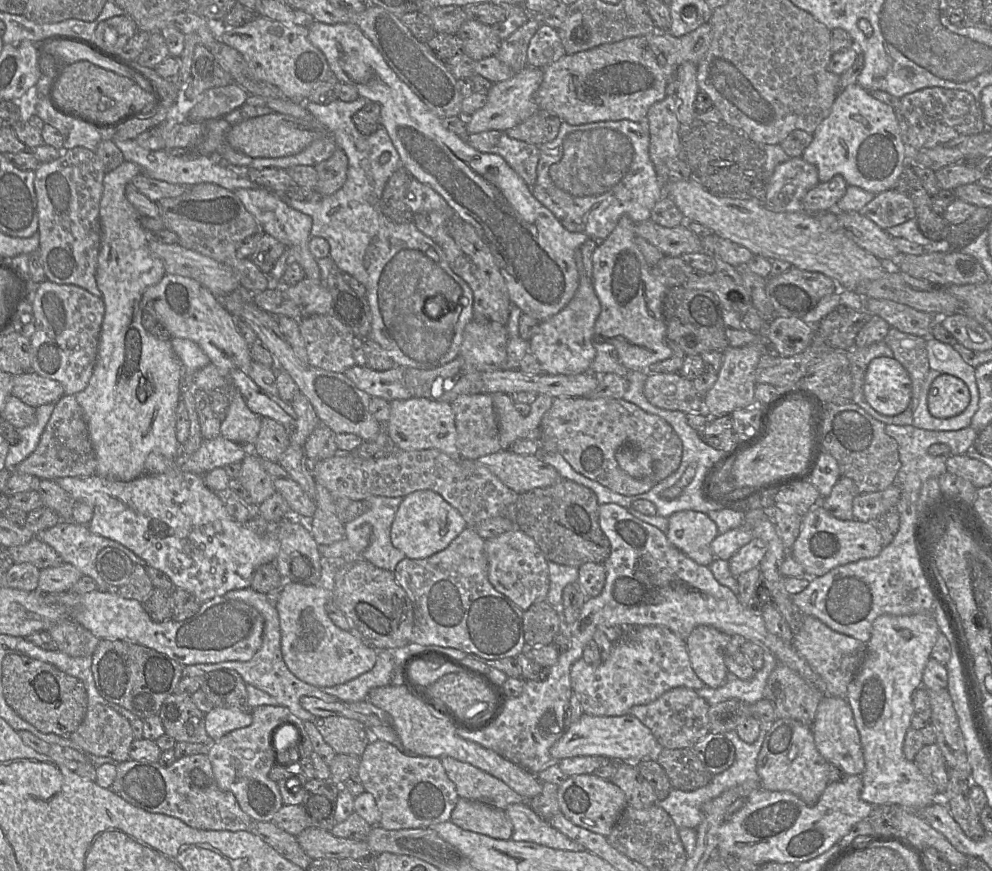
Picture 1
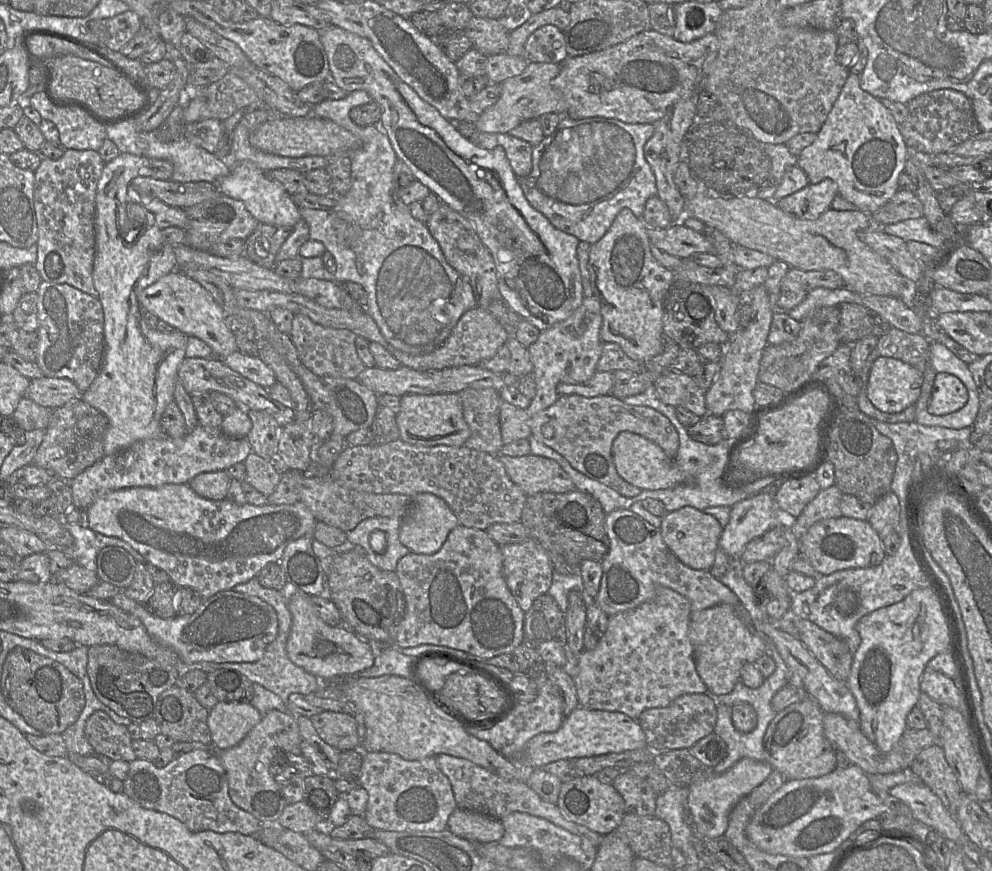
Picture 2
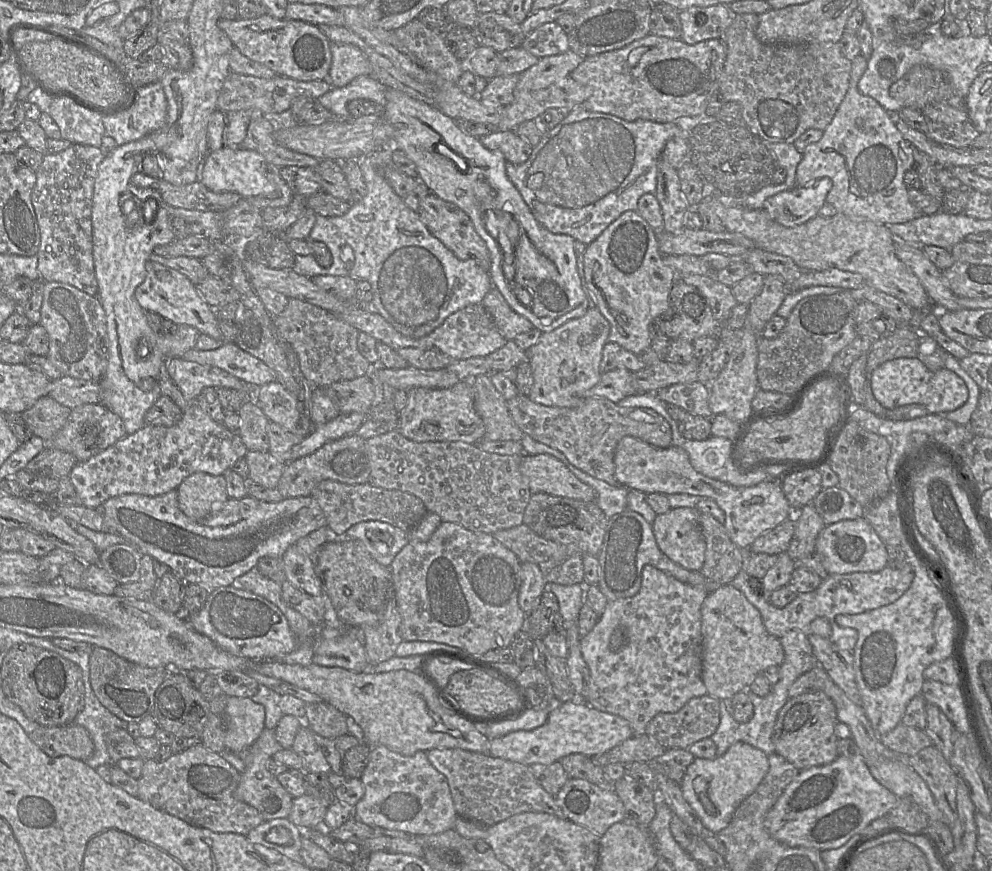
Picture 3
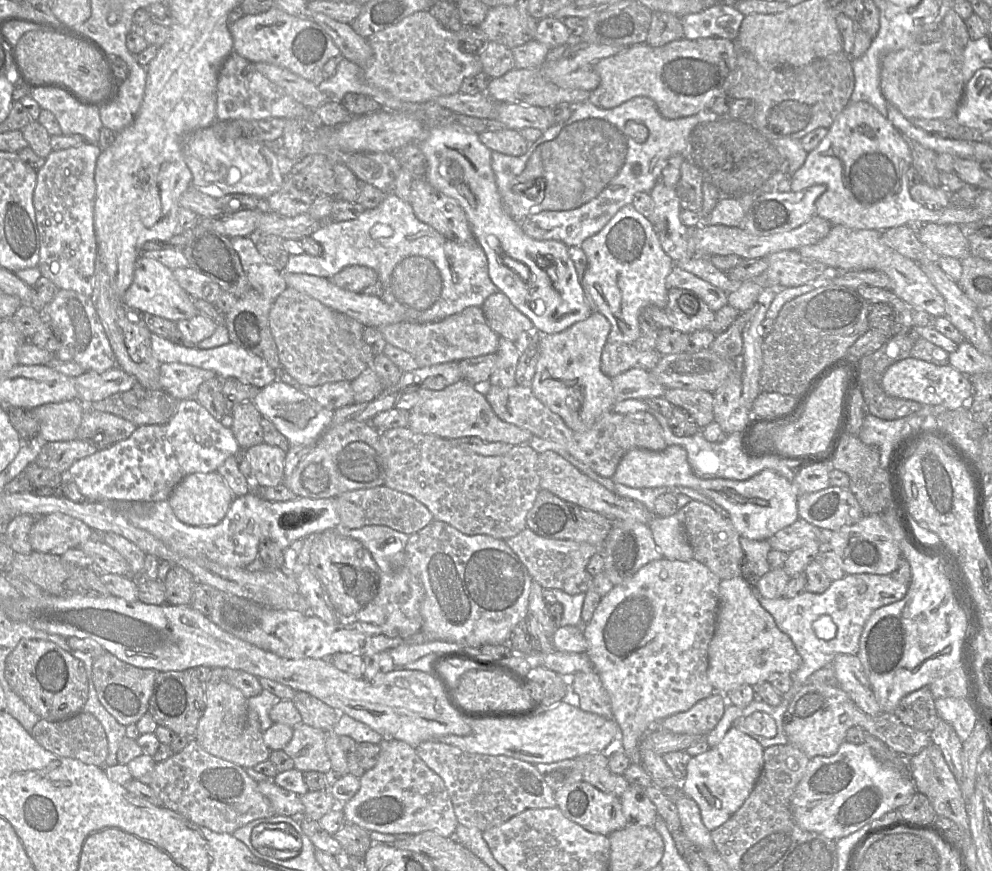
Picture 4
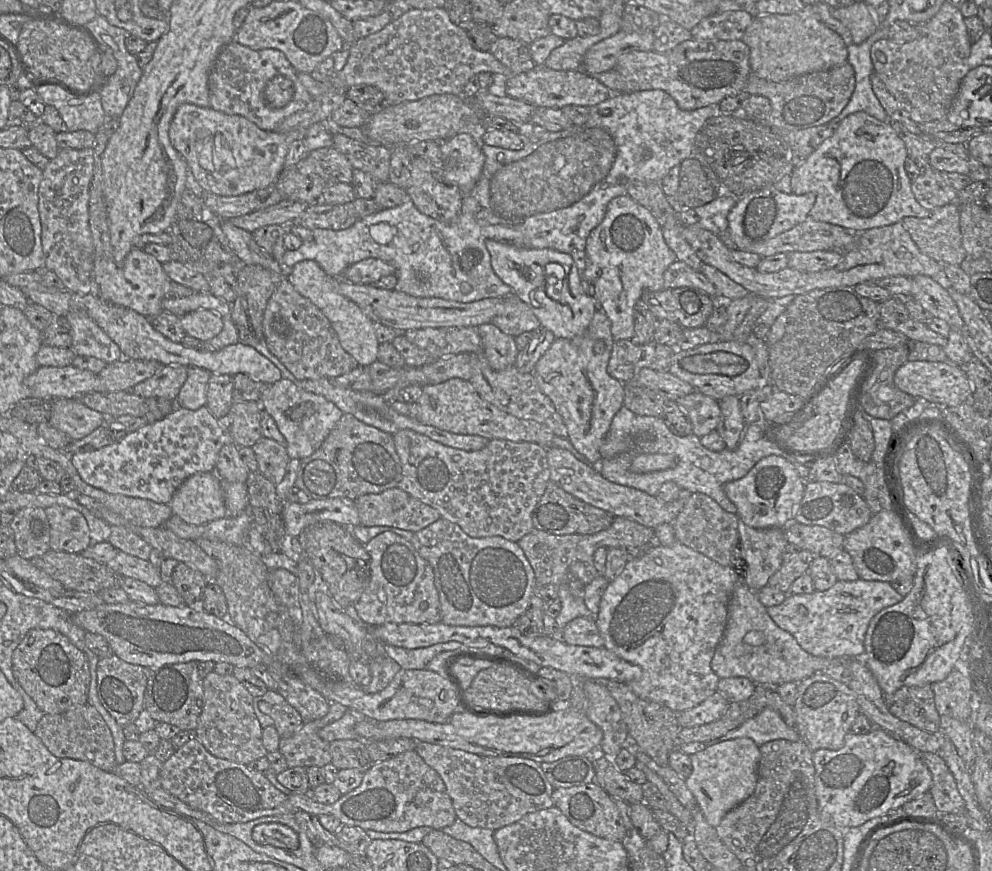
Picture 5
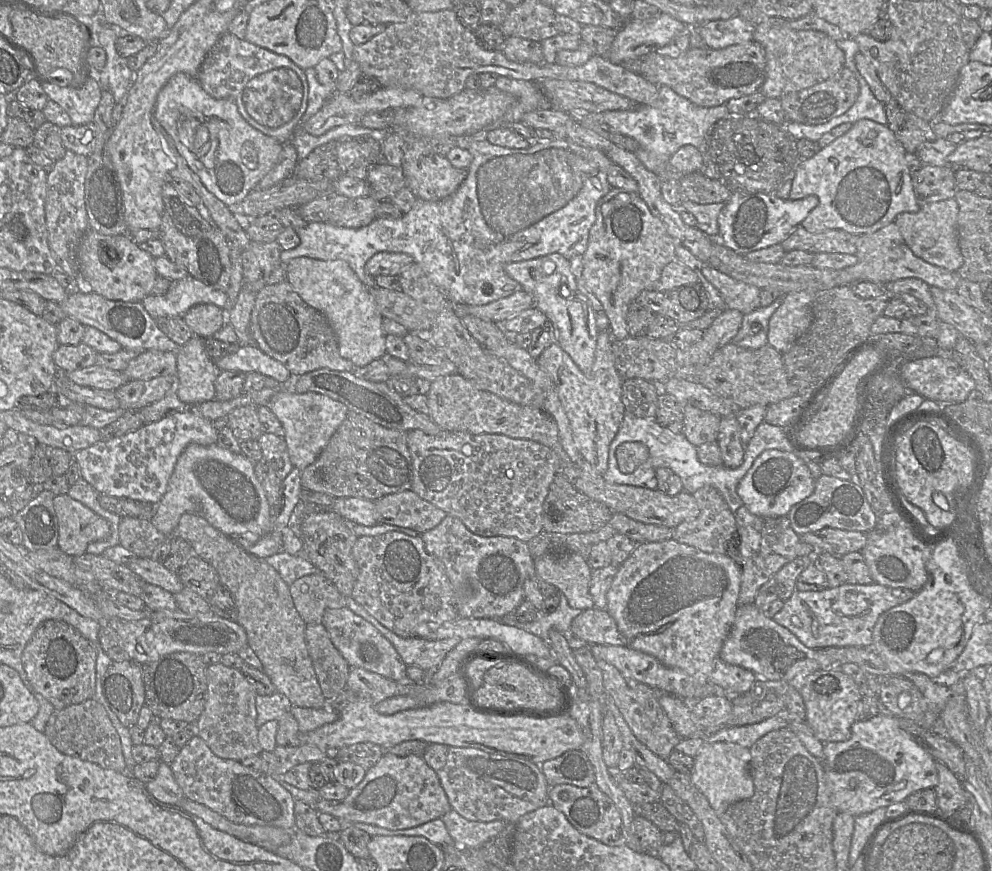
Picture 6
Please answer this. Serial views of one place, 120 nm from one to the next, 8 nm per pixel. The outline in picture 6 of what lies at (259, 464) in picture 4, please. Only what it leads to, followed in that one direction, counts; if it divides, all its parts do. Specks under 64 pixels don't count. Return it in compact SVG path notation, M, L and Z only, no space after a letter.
M262 433L257 441L262 450L262 460L283 481L294 467L290 461L285 439L272 433Z

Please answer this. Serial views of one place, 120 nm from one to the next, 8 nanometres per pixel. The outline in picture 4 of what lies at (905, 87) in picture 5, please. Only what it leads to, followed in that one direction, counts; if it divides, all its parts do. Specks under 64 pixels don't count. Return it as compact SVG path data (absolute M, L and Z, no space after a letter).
M951 8L942 20L943 35L933 43L915 43L881 59L880 89L886 101L907 119L949 119L964 95L964 50L970 41L963 20Z

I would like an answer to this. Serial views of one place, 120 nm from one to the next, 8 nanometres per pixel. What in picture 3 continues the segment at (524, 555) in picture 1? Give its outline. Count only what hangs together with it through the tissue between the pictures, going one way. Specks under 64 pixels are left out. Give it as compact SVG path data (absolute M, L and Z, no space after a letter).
M522 562L520 573L518 604L525 613L529 613L538 607L547 582L538 565L534 563Z

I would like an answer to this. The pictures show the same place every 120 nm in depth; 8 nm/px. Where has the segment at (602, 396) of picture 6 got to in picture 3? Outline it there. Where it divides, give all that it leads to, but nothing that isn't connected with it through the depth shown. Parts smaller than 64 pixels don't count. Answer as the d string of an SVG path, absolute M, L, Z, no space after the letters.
M589 307L579 318L571 319L547 333L528 351L533 373L529 398L538 404L552 407L575 407L584 399L584 393L600 380L600 362L604 345L608 342L610 323L597 307Z

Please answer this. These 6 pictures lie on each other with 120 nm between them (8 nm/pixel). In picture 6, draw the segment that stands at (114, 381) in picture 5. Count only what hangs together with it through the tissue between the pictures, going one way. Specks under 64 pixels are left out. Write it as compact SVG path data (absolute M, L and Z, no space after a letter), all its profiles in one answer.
M147 350L132 359L122 371L131 380L177 375L177 352Z

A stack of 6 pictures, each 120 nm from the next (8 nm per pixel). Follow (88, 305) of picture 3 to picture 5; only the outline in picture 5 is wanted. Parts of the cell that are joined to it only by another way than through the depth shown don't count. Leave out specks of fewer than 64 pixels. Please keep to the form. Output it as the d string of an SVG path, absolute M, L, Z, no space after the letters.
M81 309L66 315L72 328L71 350L76 356L91 356L105 363L119 361L123 355L119 346Z

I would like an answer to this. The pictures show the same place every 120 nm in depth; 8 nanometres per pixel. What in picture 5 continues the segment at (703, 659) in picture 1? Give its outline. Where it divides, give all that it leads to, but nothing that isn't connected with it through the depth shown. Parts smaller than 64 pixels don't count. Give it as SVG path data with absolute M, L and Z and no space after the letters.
M742 579L735 584L730 602L724 635L711 661L711 668L719 677L746 677L755 684L777 686L799 683L817 672L824 672L830 665L846 664L851 658L827 659L813 656L801 648L796 639L781 629L770 618L766 607L759 601L755 591Z

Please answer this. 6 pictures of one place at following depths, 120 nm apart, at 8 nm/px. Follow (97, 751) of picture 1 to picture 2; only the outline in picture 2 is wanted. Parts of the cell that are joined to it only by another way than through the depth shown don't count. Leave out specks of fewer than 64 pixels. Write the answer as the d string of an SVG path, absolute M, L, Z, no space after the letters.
M96 710L89 716L84 732L86 739L98 754L111 760L128 762L137 758L127 726L115 723L102 710Z

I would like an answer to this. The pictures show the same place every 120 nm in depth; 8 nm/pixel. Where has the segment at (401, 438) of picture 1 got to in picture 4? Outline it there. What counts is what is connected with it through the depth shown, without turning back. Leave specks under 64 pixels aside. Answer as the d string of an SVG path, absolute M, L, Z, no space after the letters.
M464 379L442 390L422 389L419 400L409 410L408 427L415 433L430 434L444 439L477 437L487 442L504 442L509 445L527 444L533 434L521 427L500 419L484 394L484 386L474 386Z

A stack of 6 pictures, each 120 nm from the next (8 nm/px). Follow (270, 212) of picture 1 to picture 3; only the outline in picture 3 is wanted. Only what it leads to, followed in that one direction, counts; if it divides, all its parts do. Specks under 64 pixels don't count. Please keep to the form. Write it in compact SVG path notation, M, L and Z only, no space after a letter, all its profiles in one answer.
M223 147L207 154L200 182L216 193L238 193L261 210L267 207L285 207L291 202L294 194L279 171L280 168L270 164L256 151L242 147Z

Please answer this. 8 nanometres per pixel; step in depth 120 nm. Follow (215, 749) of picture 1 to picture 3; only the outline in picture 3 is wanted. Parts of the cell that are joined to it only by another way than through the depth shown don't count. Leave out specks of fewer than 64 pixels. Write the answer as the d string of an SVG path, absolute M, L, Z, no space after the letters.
M264 728L255 742L241 755L238 755L244 761L245 769L241 773L240 781L234 792L234 796L238 800L256 808L262 815L264 821L288 818L292 808L294 798L266 768L267 761L272 758L276 752L282 749L284 748L275 737L275 730Z

